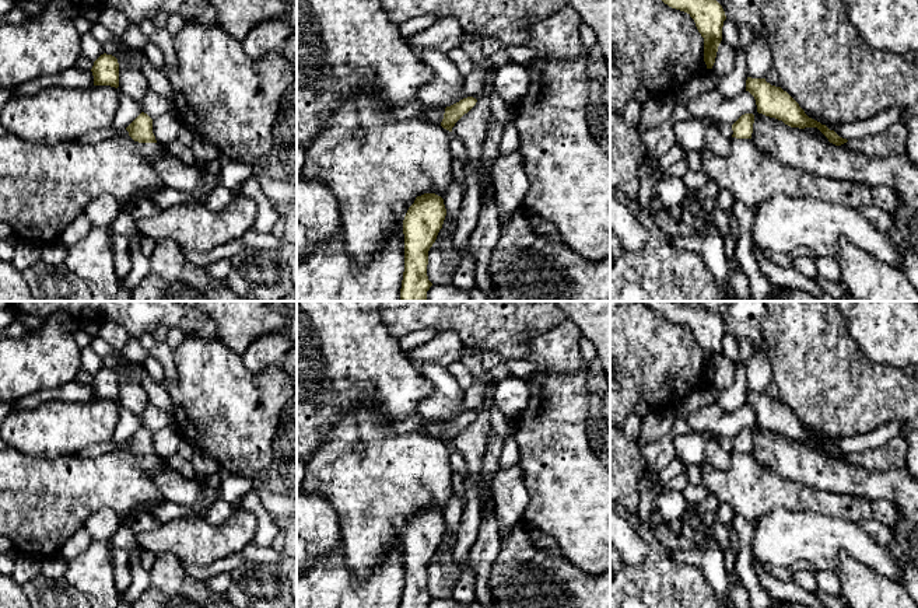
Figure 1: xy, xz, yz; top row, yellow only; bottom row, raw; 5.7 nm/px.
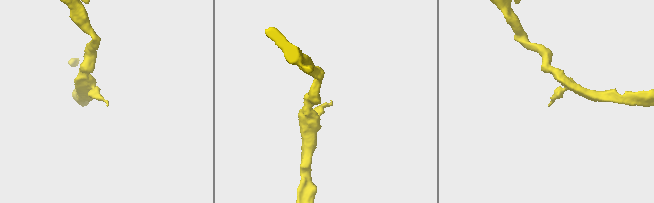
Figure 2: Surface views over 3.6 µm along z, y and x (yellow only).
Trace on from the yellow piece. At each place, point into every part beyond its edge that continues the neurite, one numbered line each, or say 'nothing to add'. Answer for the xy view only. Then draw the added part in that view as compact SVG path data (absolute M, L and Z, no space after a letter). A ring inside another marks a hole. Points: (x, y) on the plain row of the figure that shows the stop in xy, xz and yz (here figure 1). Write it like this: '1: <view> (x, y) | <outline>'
nothing to add

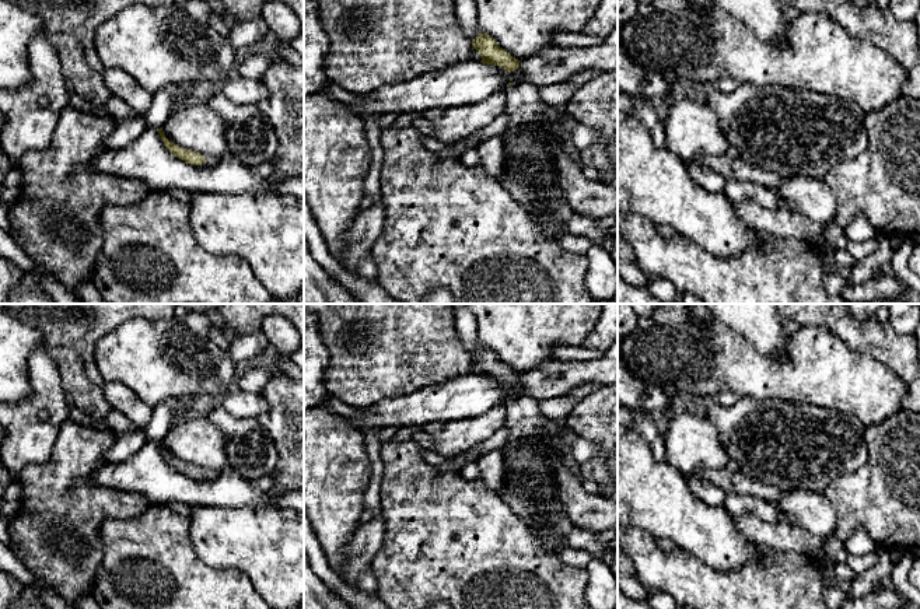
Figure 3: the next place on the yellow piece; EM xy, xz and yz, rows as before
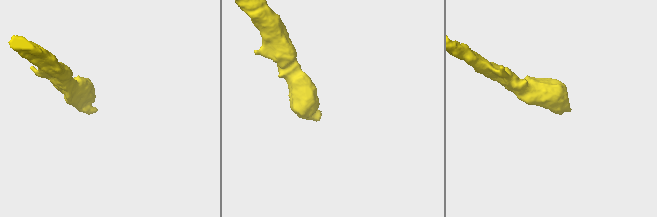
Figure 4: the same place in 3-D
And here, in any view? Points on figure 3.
1: xz (525, 422) | M524 395L517 399L507 400L506 426L510 428L507 444L520 445L527 440L542 440L545 437L545 416L539 410L539 402Z

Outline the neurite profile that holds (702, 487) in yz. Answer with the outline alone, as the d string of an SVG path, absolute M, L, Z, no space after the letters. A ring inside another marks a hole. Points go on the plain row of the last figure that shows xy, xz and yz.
M703 475L688 476L688 486L695 497L711 507L724 507L727 493Z

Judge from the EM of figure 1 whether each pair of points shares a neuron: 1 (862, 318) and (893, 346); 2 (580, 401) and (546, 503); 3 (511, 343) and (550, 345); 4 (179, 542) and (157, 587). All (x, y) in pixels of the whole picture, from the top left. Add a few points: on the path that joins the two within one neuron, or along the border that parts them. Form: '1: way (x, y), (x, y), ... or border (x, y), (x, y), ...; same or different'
1: way (869, 322), (886, 339); same
2: way (560, 426), (560, 478); same
3: border (556, 325), (536, 334), (529, 341), (525, 359); different
4: border (157, 554), (172, 552), (181, 562); different

